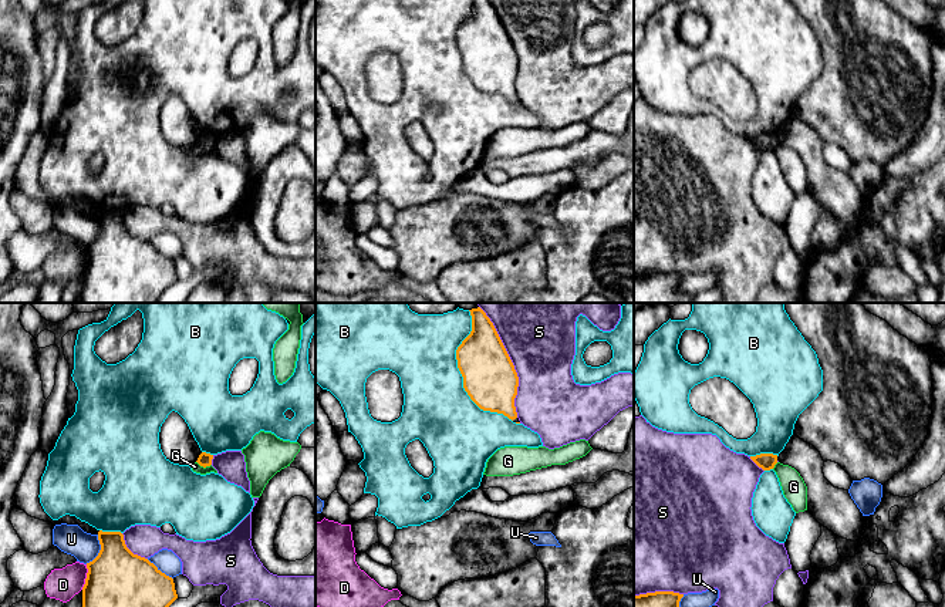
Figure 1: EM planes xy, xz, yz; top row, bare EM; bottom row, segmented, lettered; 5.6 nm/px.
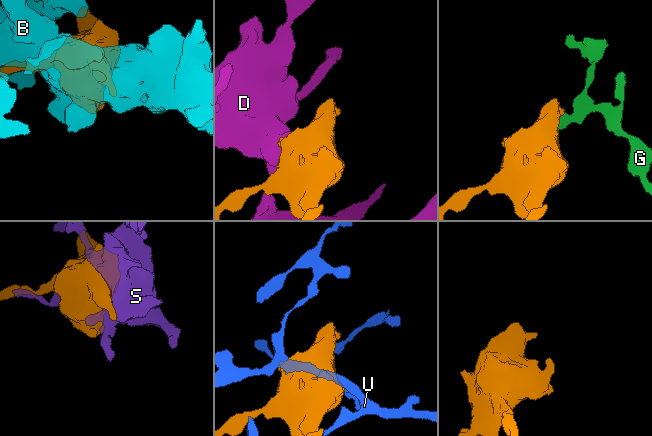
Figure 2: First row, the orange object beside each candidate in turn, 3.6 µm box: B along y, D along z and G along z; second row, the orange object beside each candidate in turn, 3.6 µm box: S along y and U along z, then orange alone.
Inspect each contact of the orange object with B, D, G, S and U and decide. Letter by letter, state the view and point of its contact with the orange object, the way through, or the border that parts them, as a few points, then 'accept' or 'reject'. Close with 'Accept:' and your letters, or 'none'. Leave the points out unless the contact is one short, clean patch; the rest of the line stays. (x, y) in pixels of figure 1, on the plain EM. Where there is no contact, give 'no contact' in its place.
B: xz (463, 61) | reject
D: xy (87, 259) | along xy (87, 246), (87, 259), (81, 270) | reject
G: xy (203, 148) | along xy (196, 142), (203, 148), (211, 147) | reject
S: xz (513, 50) | reject
U: xy (100, 232) | reject
Accept: none

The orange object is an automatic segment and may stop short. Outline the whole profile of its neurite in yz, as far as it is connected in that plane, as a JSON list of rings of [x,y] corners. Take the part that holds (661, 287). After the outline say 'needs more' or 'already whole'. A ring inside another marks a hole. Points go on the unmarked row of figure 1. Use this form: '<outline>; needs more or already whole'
[[[674,273],[634,277],[634,303],[692,303],[692,296],[679,291],[682,279]]]; already whole

